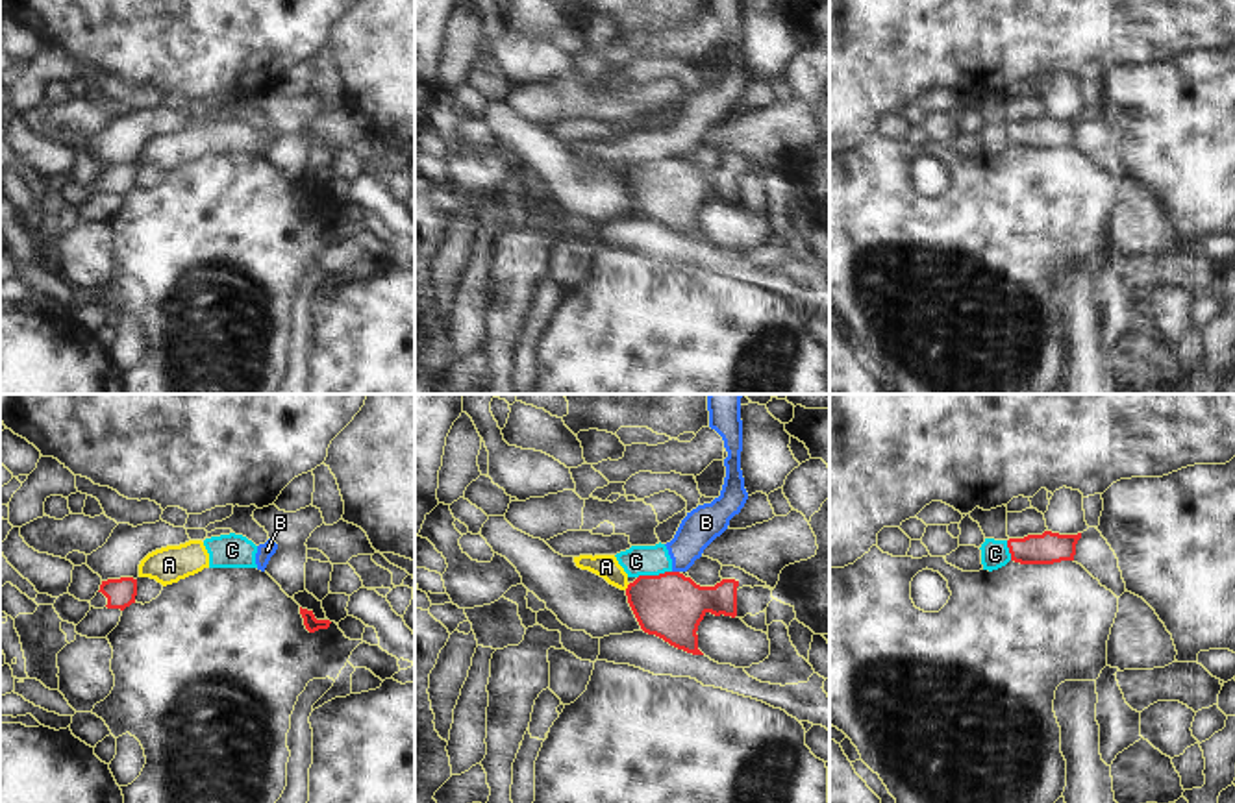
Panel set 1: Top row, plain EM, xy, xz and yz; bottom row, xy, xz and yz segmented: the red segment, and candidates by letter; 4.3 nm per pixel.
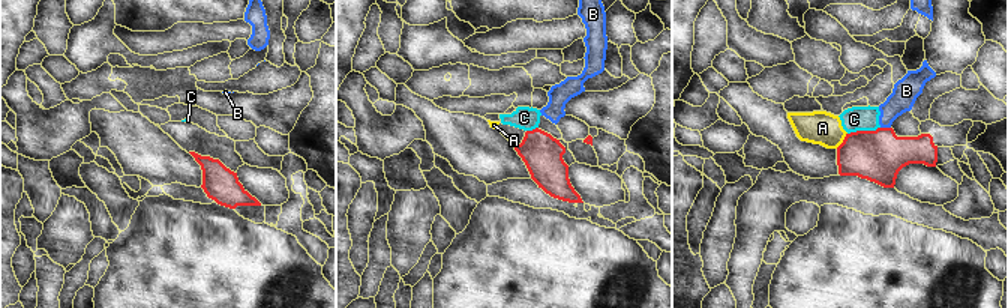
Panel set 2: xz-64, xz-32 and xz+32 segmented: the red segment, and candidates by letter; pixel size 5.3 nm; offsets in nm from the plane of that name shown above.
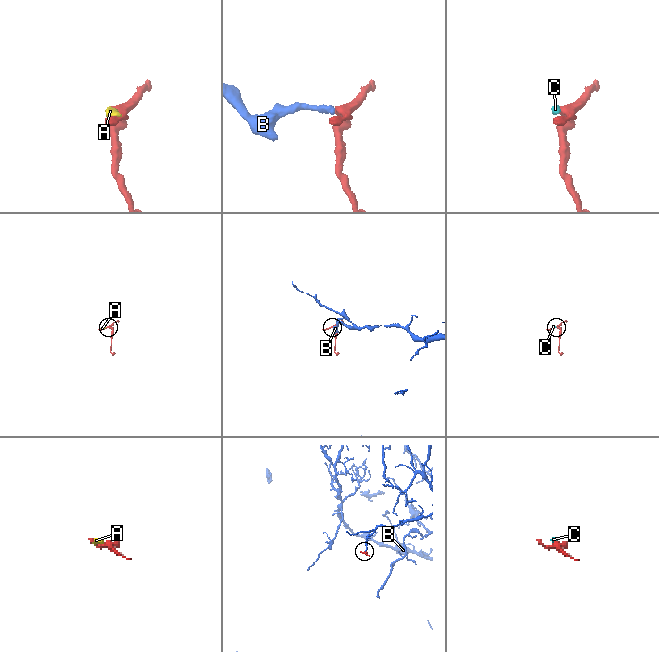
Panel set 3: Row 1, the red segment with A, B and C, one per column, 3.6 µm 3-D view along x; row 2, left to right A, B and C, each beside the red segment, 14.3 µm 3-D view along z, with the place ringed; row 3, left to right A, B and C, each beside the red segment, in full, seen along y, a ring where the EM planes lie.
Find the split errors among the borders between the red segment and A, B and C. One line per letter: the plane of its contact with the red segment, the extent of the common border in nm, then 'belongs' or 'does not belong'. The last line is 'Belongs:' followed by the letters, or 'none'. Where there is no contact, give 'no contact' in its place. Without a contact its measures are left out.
A: xz | 40 nm | does not belong
B: xz | 30 nm | does not belong
C: xz | 160 nm | does not belong
Belongs: none

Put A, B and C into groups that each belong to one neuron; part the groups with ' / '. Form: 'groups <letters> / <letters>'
groups A B C

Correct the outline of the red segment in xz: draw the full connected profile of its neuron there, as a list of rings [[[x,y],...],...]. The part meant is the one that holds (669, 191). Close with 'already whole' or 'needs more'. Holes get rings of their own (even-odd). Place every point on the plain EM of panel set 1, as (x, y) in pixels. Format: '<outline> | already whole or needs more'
[[[722,152],[722,167],[715,172],[700,172],[680,157],[639,161],[628,170],[628,189],[648,220],[655,220],[670,231],[692,241],[698,235],[698,211],[707,198],[715,202],[737,202],[737,176],[742,172],[765,172],[767,168],[735,152]]] | needs more

